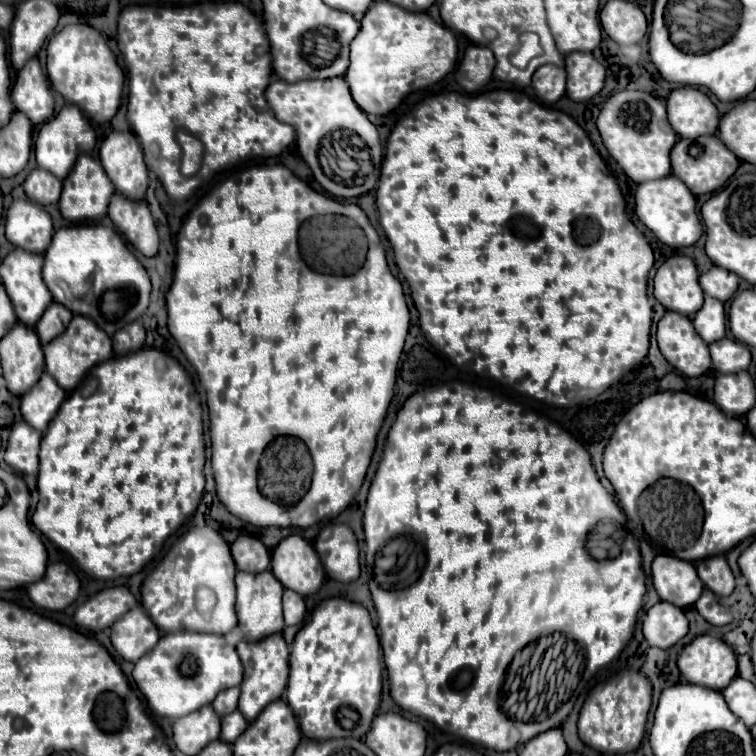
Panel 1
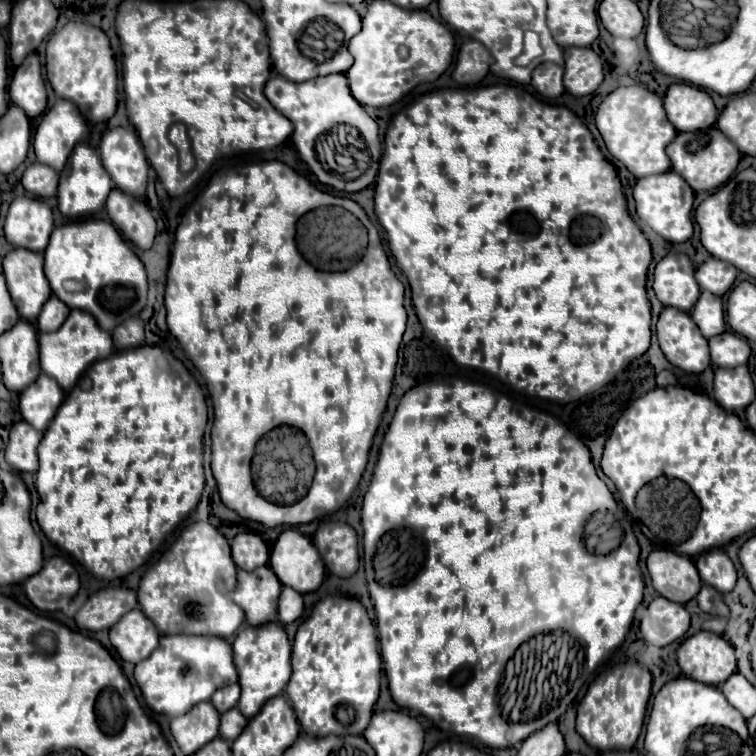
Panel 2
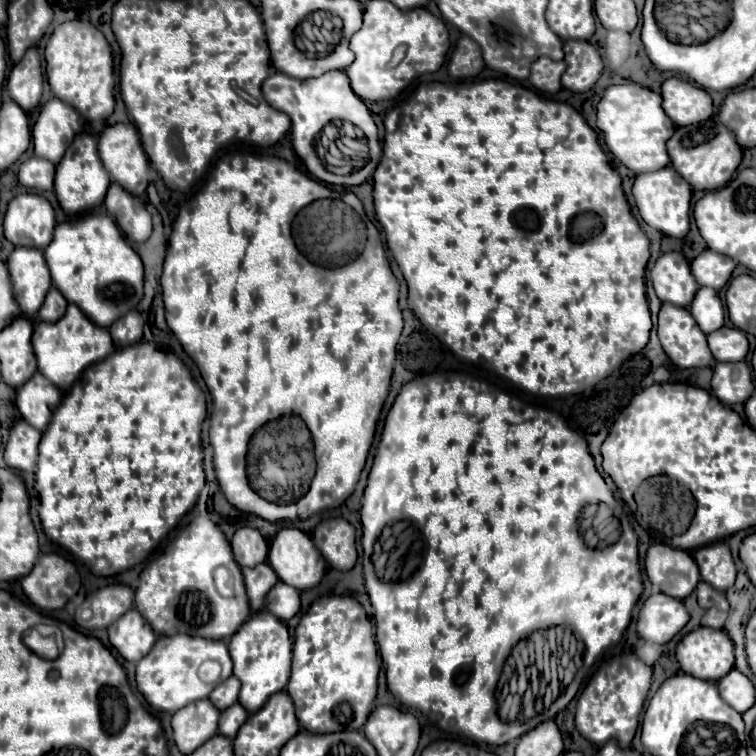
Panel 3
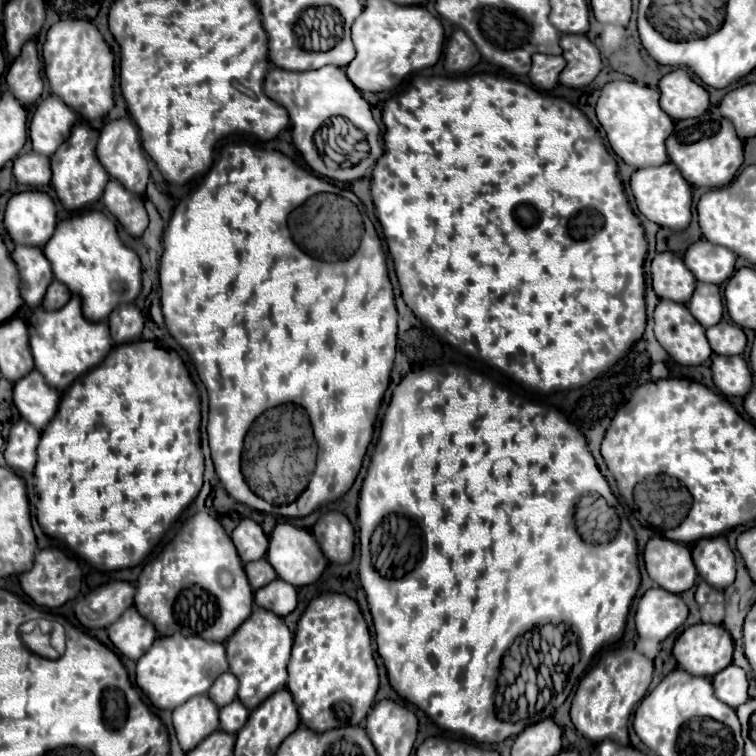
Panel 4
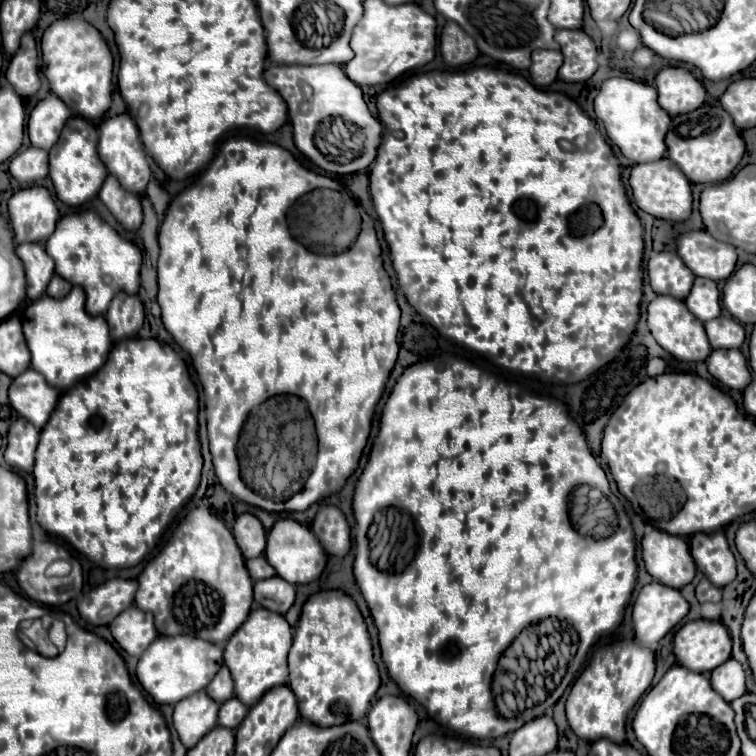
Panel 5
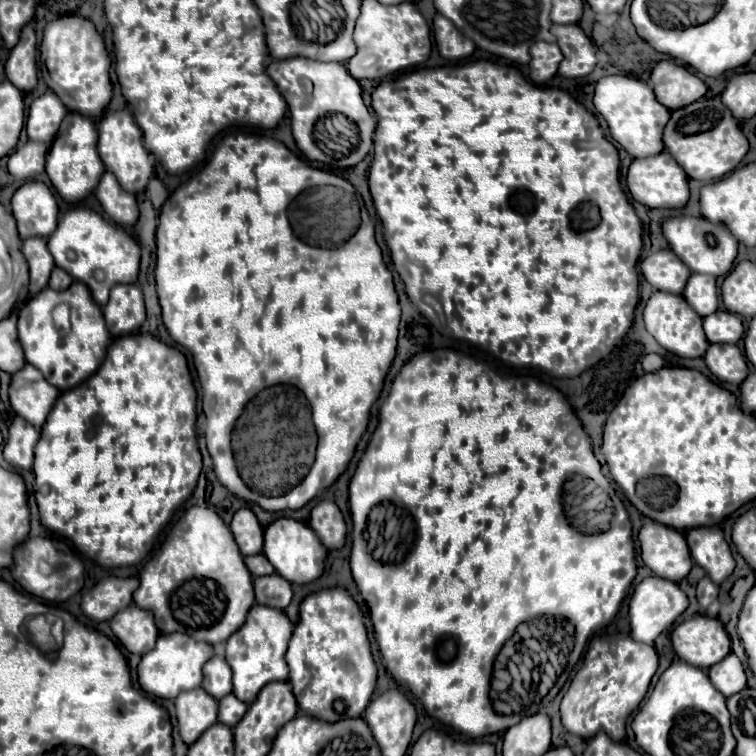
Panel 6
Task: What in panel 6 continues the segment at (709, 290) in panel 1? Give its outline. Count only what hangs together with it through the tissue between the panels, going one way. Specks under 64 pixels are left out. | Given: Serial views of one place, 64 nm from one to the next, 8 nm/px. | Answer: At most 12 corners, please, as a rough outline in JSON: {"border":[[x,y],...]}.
{"border":[[682,212],[662,224],[692,272],[726,276],[738,242],[722,224]]}

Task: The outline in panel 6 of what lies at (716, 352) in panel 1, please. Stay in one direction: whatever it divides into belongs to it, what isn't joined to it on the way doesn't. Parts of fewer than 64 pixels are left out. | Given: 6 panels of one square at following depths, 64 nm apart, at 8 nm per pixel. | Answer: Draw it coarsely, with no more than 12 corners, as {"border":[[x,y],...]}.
{"border":[[718,310],[704,318],[710,344],[738,344],[740,316]]}

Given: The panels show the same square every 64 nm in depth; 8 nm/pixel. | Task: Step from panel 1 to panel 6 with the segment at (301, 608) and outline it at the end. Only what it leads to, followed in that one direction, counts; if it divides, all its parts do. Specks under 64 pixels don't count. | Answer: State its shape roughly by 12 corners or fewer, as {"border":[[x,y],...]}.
{"border":[[278,574],[254,578],[256,602],[286,610],[290,582]]}

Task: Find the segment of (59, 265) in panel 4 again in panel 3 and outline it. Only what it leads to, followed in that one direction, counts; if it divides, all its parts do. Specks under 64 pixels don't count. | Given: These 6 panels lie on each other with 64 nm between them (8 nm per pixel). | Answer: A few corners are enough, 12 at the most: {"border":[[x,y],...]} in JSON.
{"border":[[108,216],[58,224],[52,284],[102,328],[136,310],[142,260]]}

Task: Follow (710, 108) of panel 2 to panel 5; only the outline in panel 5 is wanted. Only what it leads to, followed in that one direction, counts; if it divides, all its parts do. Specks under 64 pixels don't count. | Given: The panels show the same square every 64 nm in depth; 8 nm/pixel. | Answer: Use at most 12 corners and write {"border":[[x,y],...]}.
{"border":[[662,68],[658,102],[670,116],[706,102],[704,86],[686,68]]}

